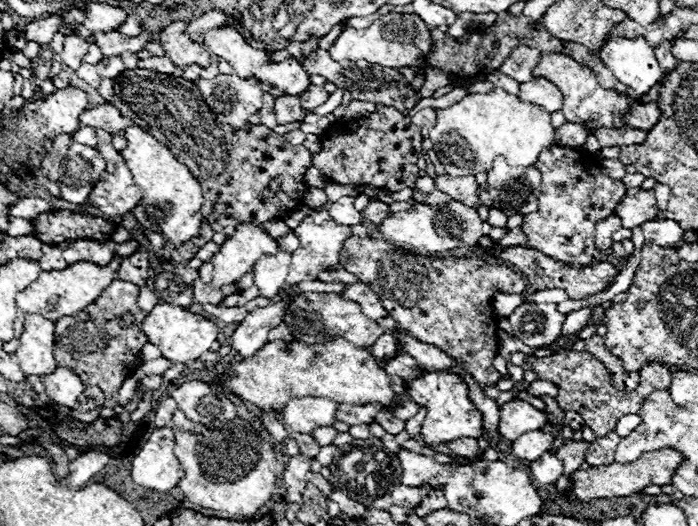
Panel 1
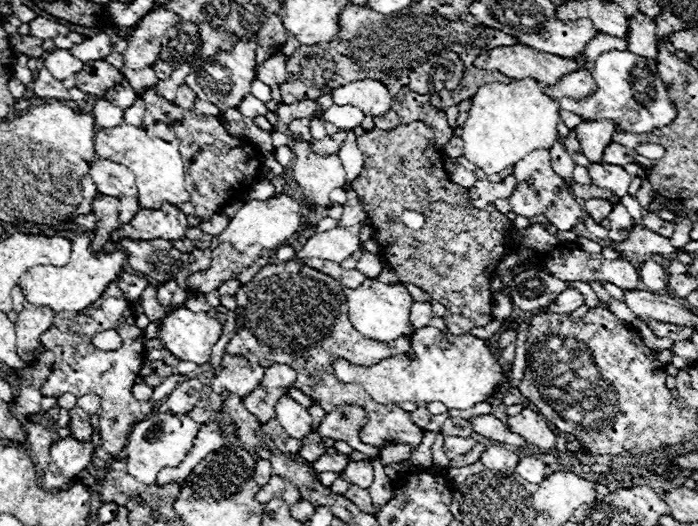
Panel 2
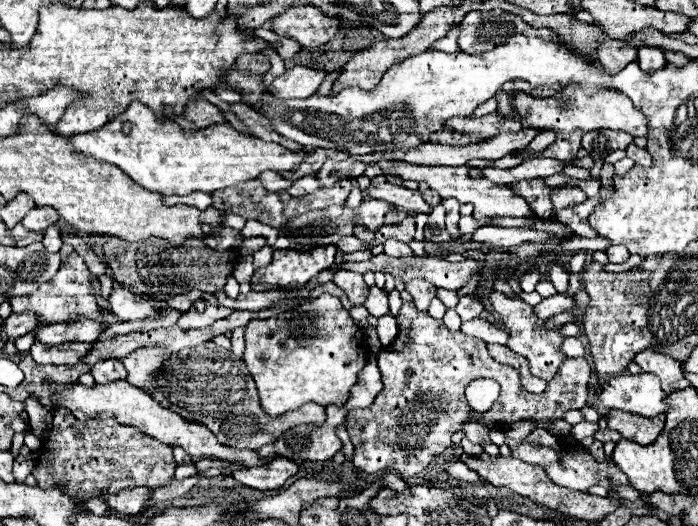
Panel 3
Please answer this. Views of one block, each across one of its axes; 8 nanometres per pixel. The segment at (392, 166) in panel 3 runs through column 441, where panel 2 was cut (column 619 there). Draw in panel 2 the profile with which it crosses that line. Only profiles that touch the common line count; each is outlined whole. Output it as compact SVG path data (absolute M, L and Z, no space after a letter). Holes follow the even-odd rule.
M594 162L594 164L588 164L586 168L588 168L592 184L600 188L608 188L618 196L628 194L630 176L622 166L604 166L604 162Z

